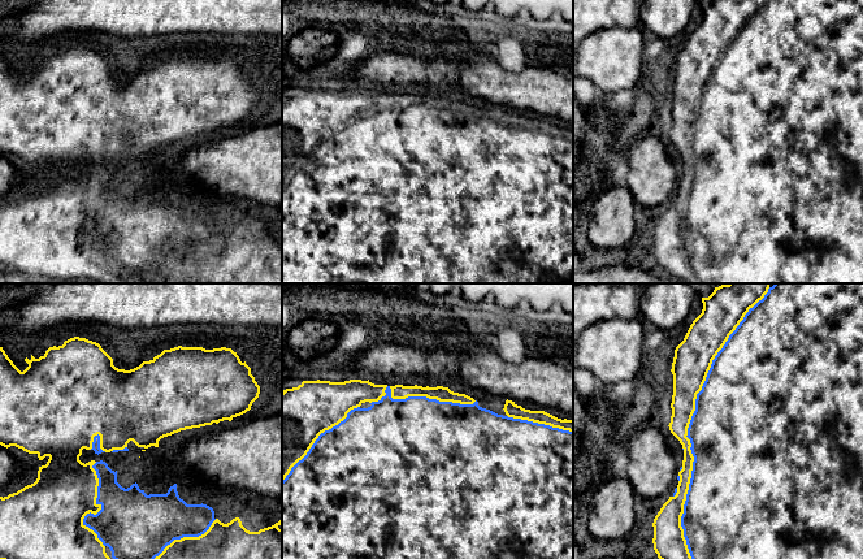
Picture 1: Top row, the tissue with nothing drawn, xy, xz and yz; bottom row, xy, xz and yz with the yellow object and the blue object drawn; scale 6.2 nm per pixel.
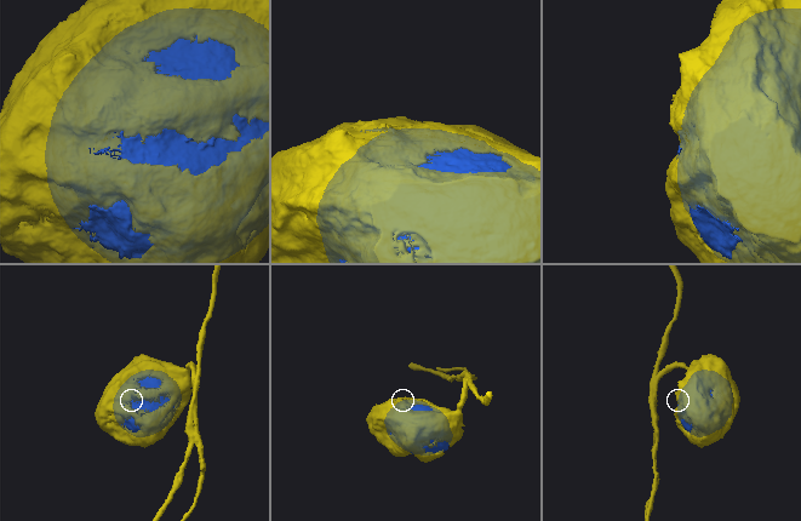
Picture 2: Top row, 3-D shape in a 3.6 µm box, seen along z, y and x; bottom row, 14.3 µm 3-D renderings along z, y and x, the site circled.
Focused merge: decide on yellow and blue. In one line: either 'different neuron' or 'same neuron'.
same neuron

